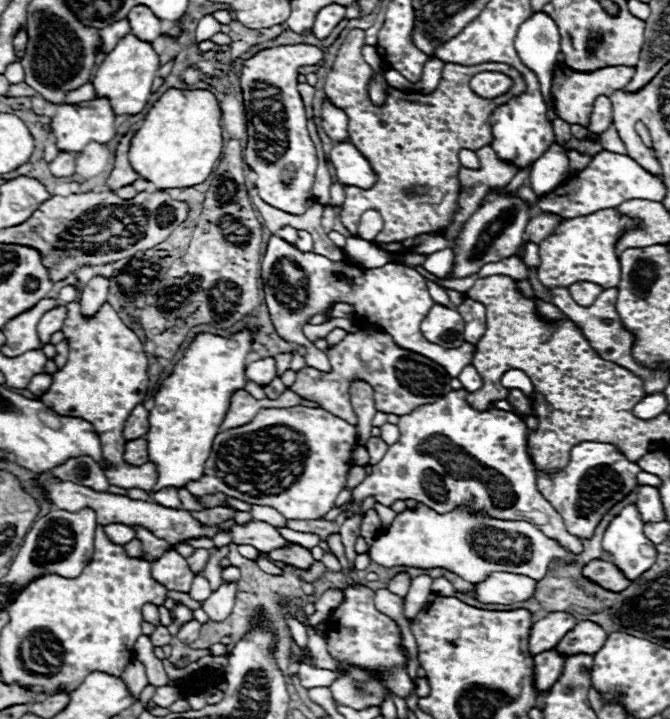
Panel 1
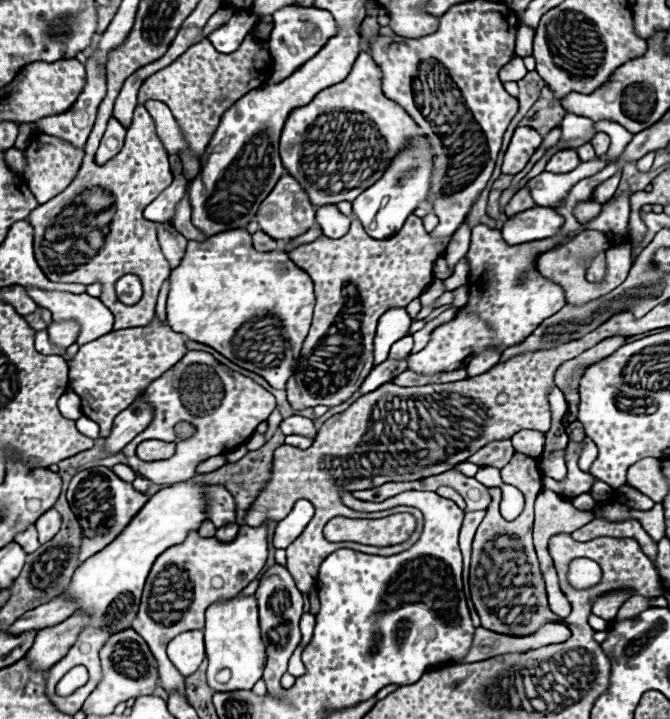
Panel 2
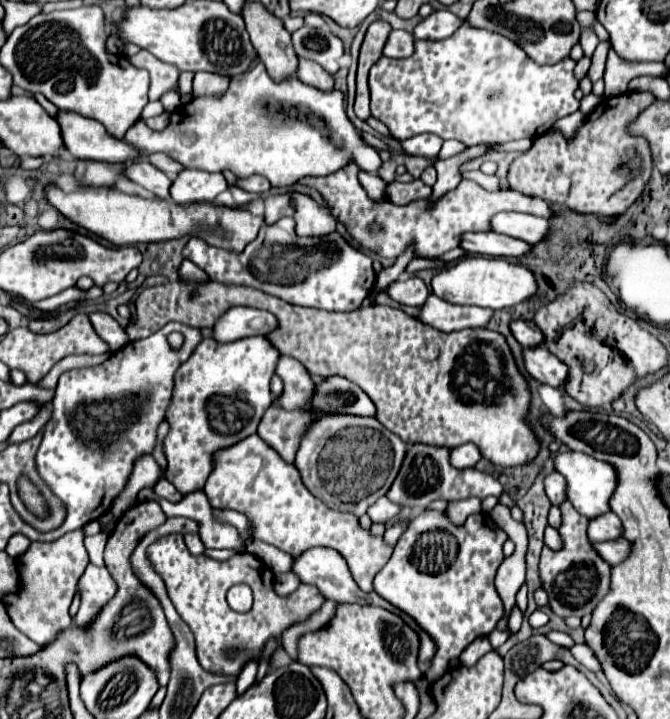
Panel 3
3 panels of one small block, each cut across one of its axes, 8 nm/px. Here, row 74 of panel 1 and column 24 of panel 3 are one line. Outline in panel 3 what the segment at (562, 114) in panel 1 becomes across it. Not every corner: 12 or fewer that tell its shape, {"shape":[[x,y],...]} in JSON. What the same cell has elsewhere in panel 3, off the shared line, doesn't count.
{"shape":[[84,532],[32,542],[4,606],[46,646],[72,624],[88,566]]}

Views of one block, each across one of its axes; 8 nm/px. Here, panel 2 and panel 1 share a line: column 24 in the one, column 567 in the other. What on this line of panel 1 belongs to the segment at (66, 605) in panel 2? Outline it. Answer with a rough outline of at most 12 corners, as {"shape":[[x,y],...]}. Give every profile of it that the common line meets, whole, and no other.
{"shape":[[566,612],[534,622],[528,642],[532,656],[554,648],[578,620]]}

